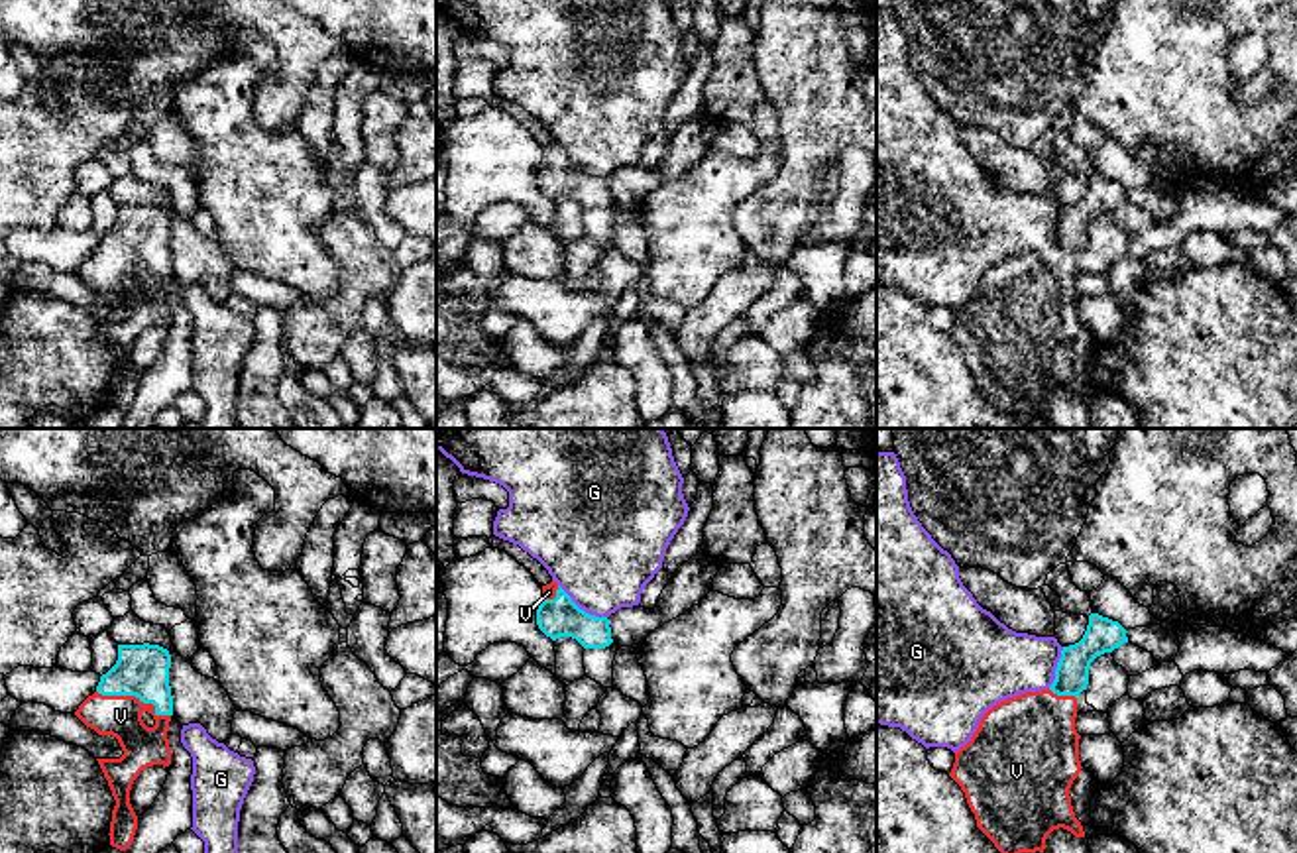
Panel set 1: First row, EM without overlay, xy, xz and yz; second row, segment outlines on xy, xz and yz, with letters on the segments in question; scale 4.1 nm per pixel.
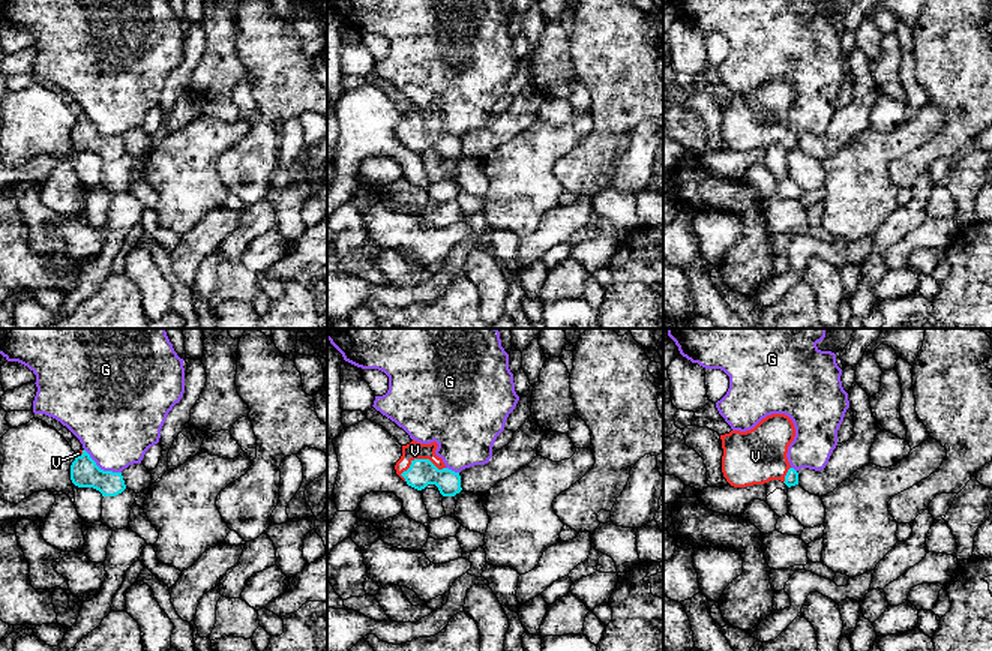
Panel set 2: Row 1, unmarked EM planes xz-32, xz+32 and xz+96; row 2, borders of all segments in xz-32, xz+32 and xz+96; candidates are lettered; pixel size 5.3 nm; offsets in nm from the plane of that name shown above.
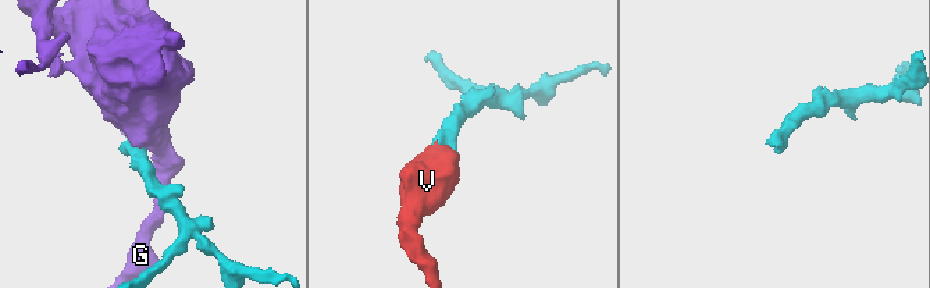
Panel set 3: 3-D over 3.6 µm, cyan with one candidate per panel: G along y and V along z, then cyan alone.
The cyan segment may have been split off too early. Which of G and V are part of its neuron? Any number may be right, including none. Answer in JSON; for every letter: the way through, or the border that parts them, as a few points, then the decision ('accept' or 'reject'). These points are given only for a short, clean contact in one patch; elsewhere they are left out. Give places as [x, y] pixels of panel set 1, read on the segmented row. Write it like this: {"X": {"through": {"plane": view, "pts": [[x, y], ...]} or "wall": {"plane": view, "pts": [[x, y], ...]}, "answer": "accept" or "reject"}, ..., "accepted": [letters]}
{"G": {"wall": {"plane": "xz", "pts": [[559, 584], [580, 608], [606, 618]]}, "answer": "reject"}, "V": {"through": {"plane": "xy", "pts": [[142, 671], [136, 696], [120, 716]]}, "answer": "accept"}, "accepted": ["V"]}

